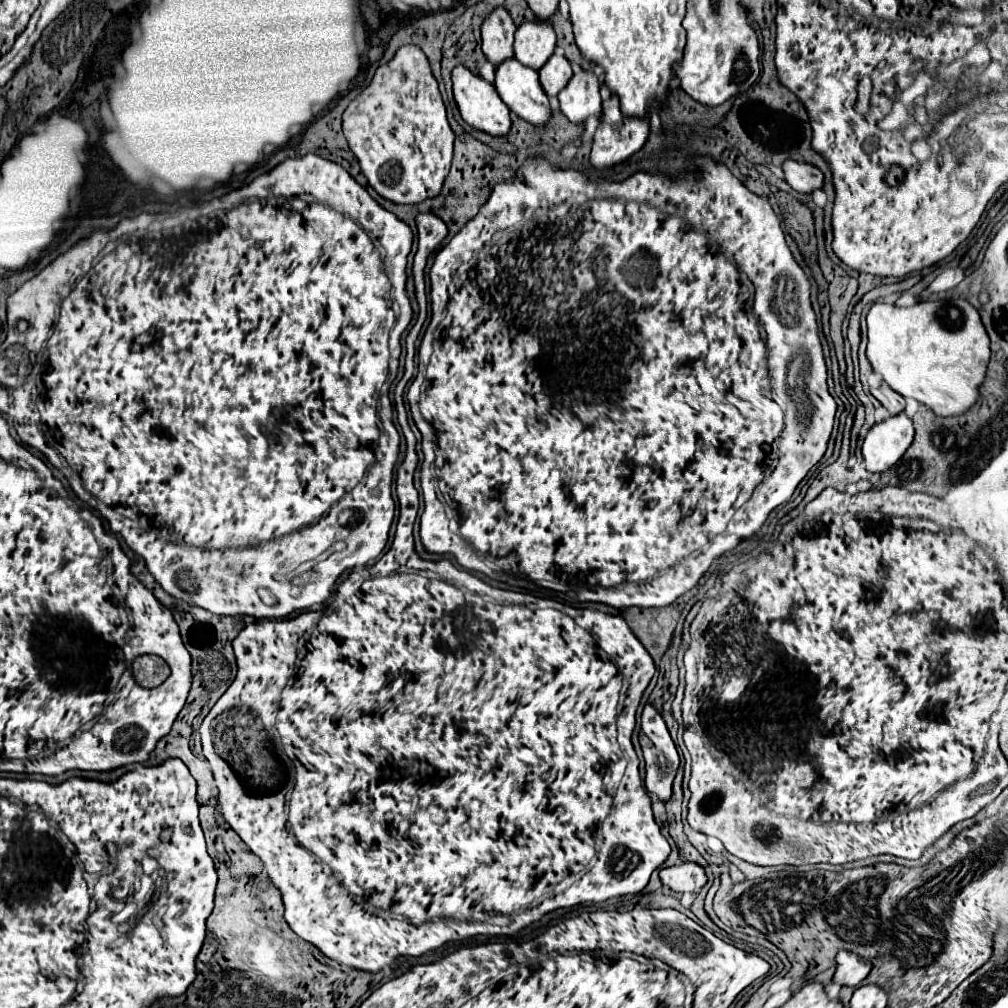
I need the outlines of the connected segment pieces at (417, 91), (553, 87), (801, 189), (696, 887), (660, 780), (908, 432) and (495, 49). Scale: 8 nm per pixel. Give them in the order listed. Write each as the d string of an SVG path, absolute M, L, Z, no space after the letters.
M404 45L392 61L376 69L370 85L346 107L342 127L368 183L382 197L414 205L440 193L452 165L454 131L420 47Z
M552 55L548 59L548 63L544 63L544 67L540 67L538 75L540 75L540 85L542 85L544 93L558 95L560 89L564 87L564 83L570 81L572 69L570 69L570 63L566 57Z
M790 159L782 163L782 171L786 183L798 193L812 193L814 189L820 189L824 183L822 171L810 163L798 163Z
M678 863L662 869L660 881L676 893L686 893L686 891L700 891L708 879L698 863Z
M650 703L642 709L640 745L646 759L646 789L656 793L662 801L668 801L672 797L672 781L680 757L662 715Z
M904 411L894 417L888 417L882 423L874 423L862 445L866 469L874 473L888 471L904 455L912 439L912 419Z
M498 7L486 15L482 23L482 51L494 67L514 57L514 33L516 25L504 7Z

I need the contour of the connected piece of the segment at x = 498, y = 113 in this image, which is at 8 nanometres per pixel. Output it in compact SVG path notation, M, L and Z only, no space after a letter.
M456 65L452 69L452 85L454 85L454 99L458 103L460 115L470 127L480 129L480 131L490 133L490 135L496 135L496 137L502 137L502 135L506 135L510 131L510 109L500 99L498 91L496 91L496 87L492 83L488 83L482 77L474 75L464 65Z

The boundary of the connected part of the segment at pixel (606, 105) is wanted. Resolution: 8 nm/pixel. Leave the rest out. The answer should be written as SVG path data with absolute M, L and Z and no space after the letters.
M612 95L602 103L602 117L590 153L592 165L596 169L606 169L614 163L622 163L646 143L648 131L650 119L628 119L620 111L620 101Z

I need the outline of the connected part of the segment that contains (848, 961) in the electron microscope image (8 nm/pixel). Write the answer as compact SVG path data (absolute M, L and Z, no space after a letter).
M840 951L836 955L836 973L834 973L834 983L838 985L848 985L848 987L856 987L862 983L862 979L870 973L872 963L868 963L868 959L860 959L860 955L852 953L852 951Z

